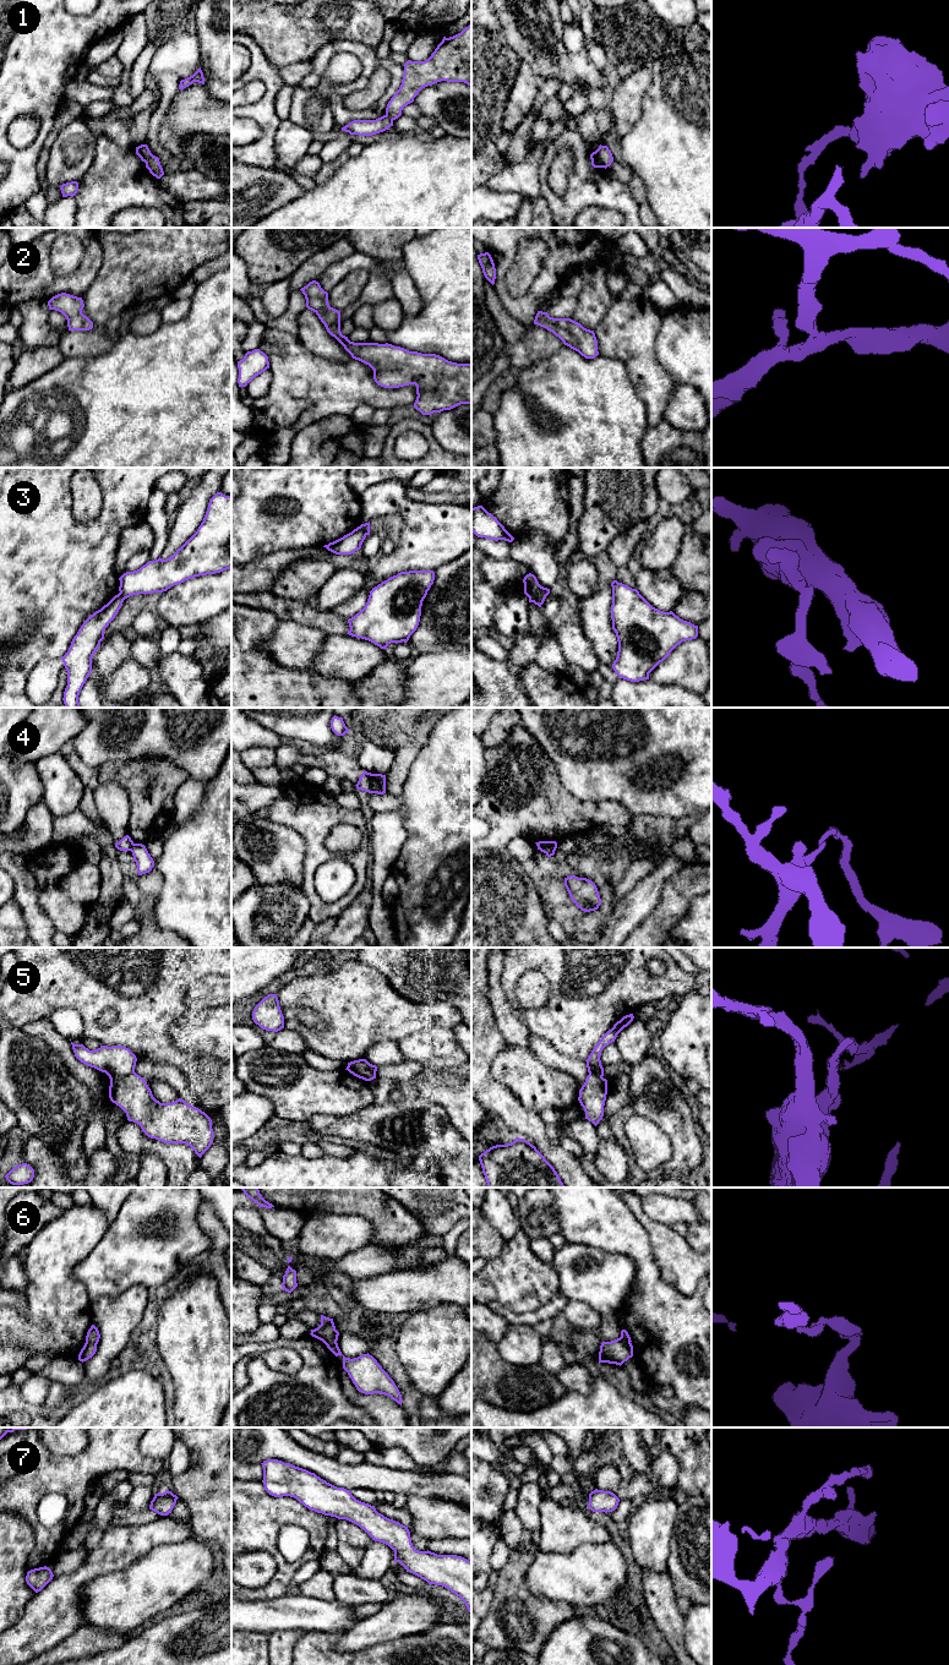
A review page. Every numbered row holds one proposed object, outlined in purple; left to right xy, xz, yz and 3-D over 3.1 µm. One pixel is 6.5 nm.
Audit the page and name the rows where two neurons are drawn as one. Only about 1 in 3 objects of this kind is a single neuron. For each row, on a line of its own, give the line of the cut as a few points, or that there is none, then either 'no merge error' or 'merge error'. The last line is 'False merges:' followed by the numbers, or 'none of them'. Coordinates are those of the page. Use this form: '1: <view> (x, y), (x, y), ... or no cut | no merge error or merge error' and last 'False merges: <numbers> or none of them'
1: yz (594, 152), (604, 167) | merge error
2: no cut | no merge error
3: yz (540, 585), (538, 591), (529, 599) | merge error
4: xz (371, 774), (371, 790), (374, 792) | merge error
5: xy (134, 1071), (110, 1080) | merge error
6: xy (86, 1341), (96, 1344) | merge error
7: no cut | no merge error
False merges: 1, 3, 4, 5, 6

